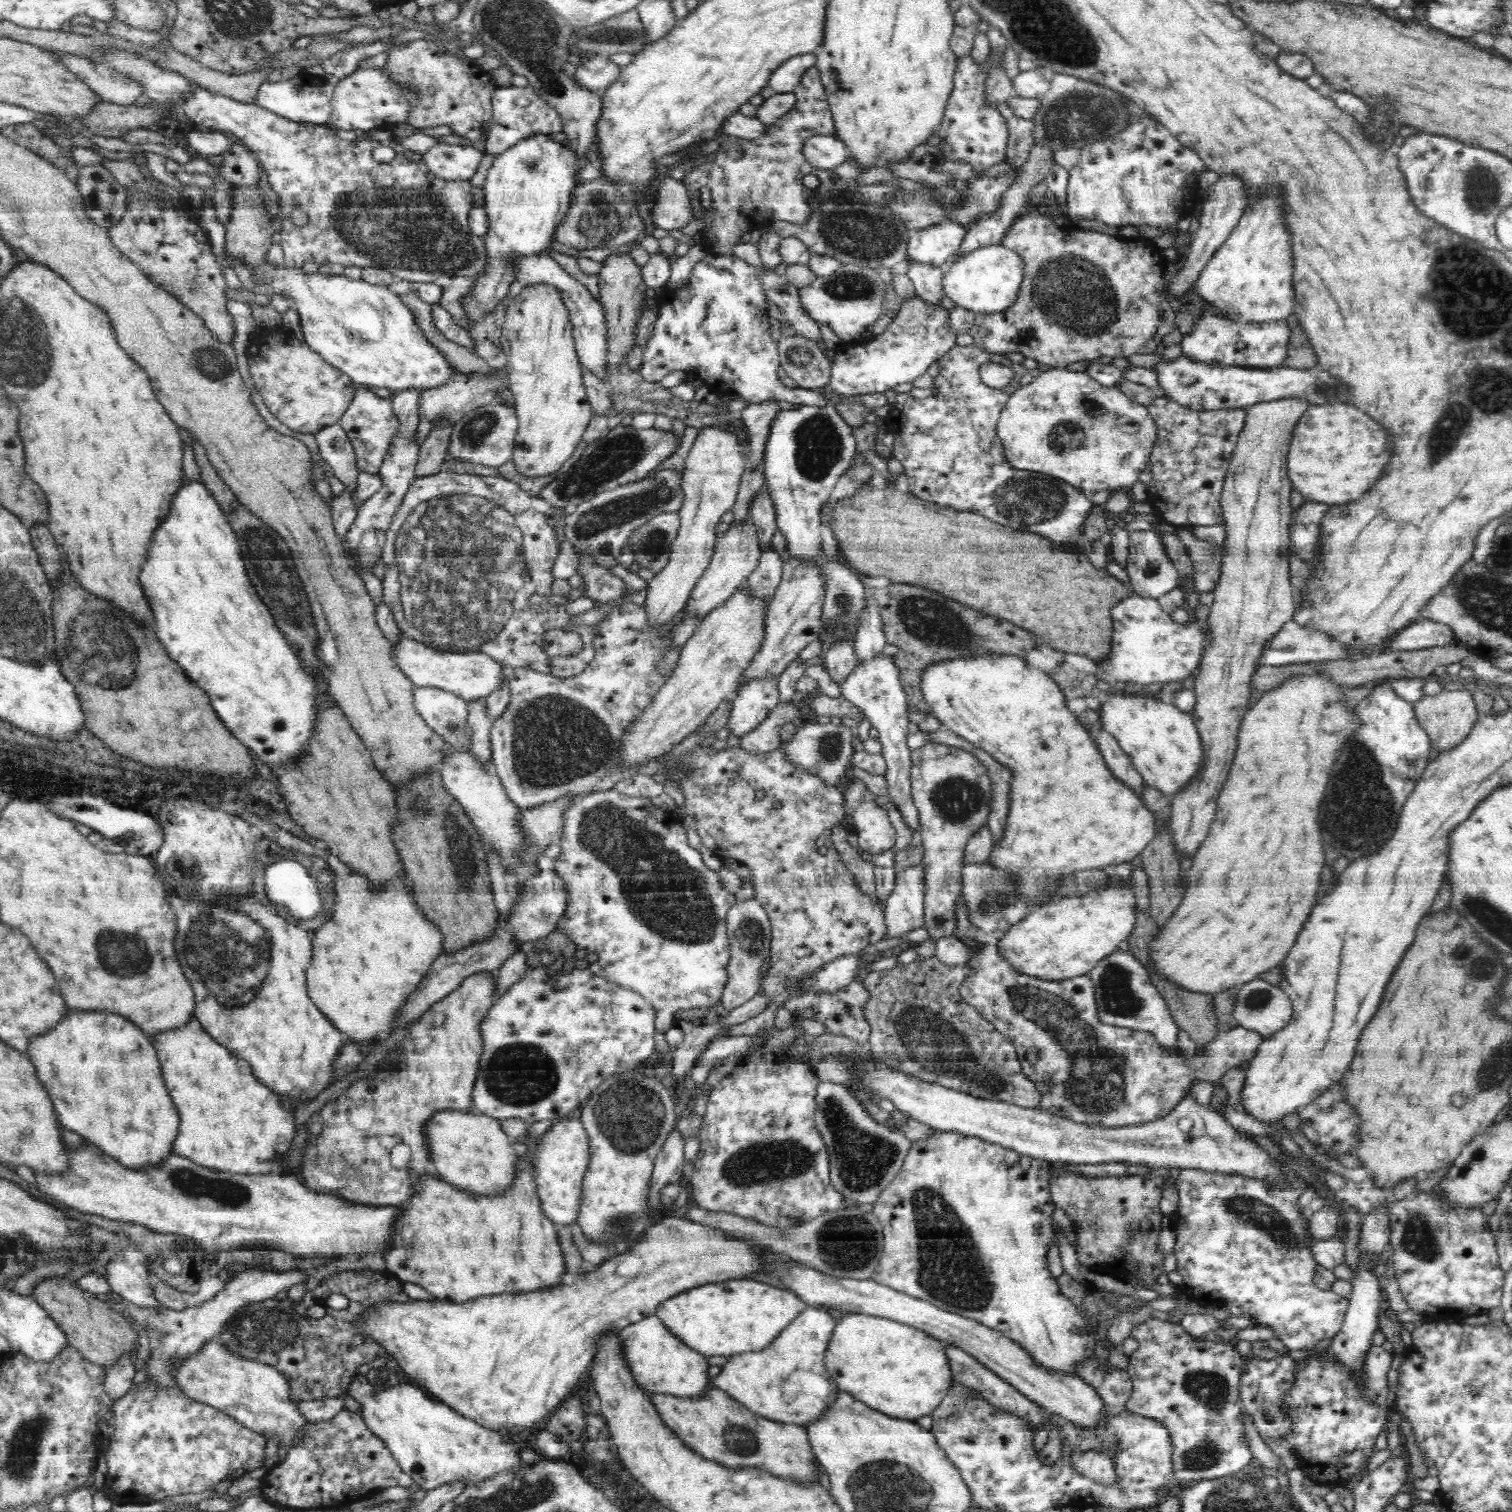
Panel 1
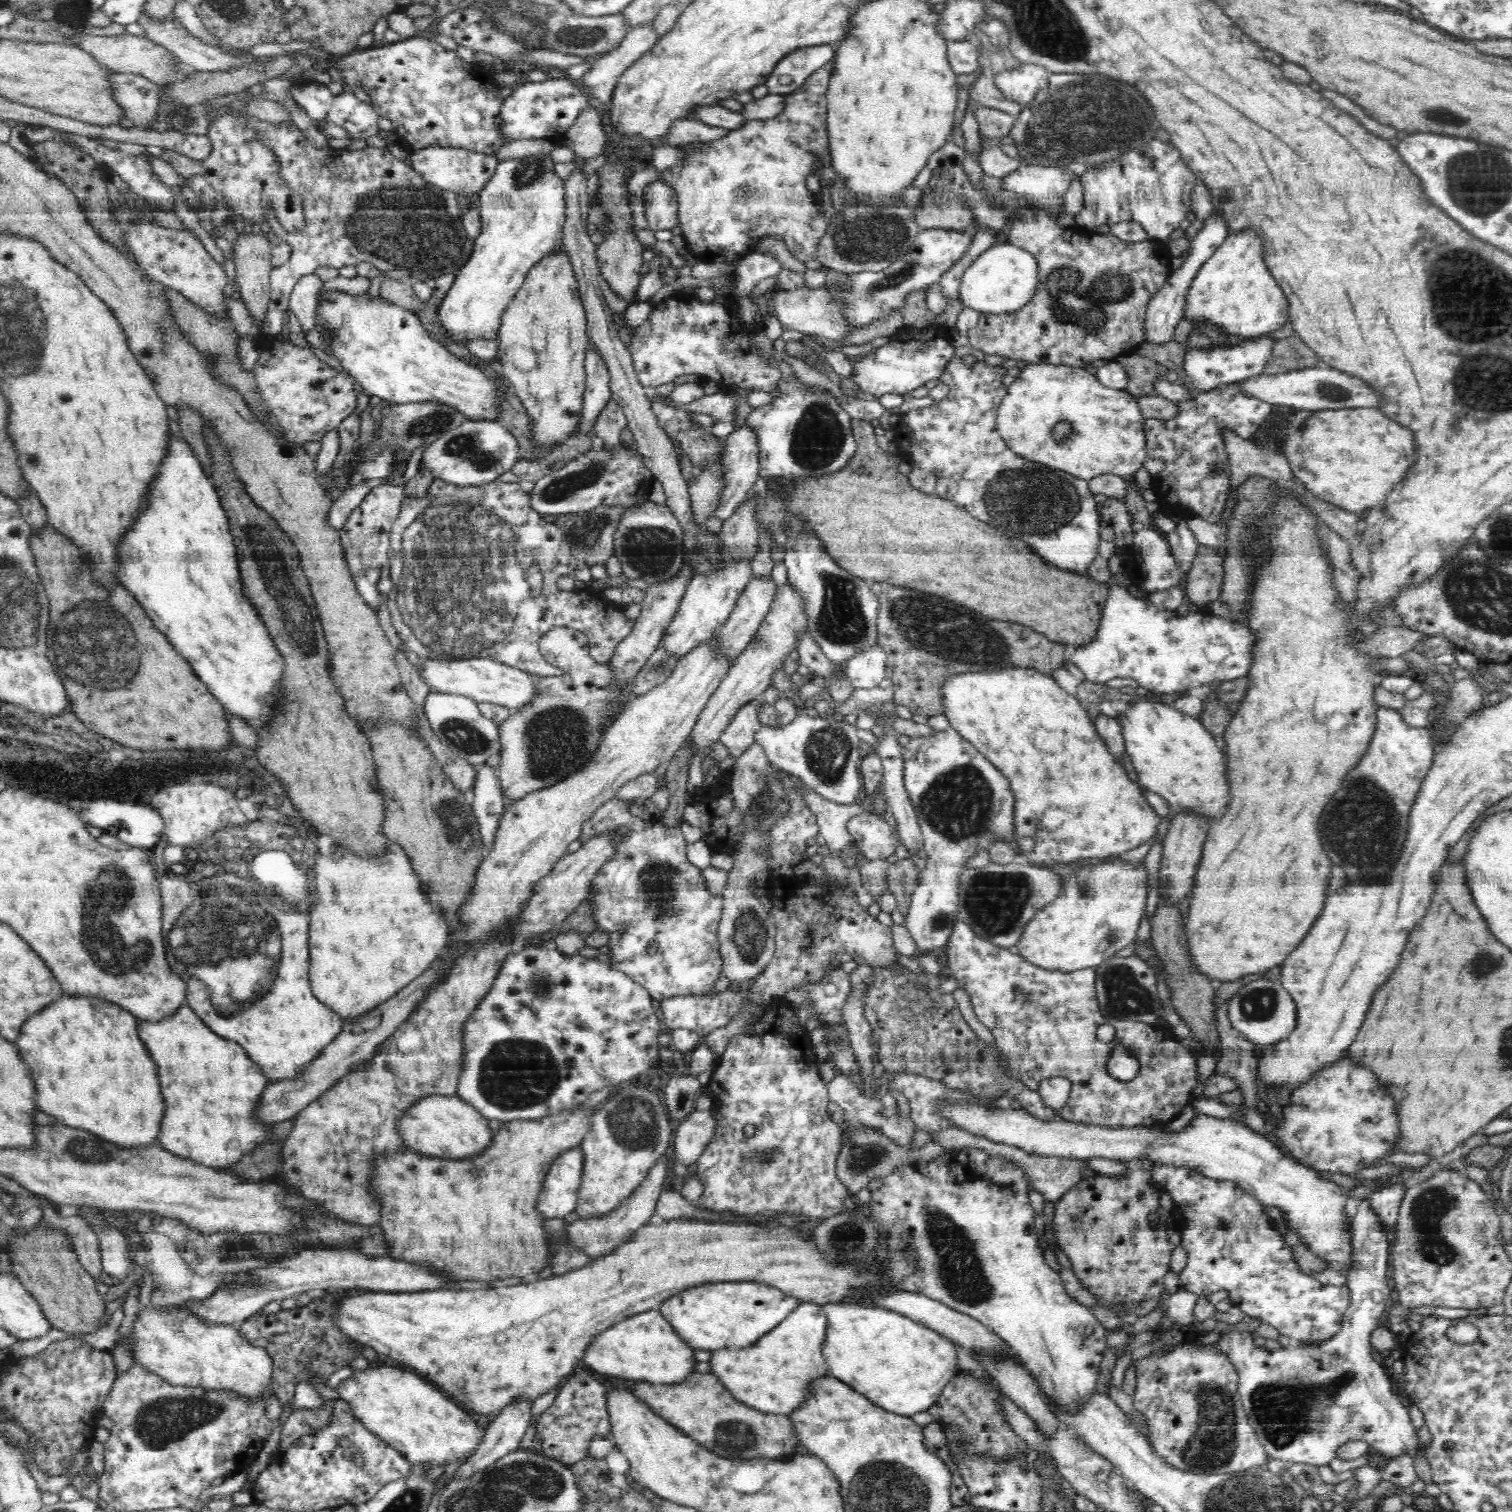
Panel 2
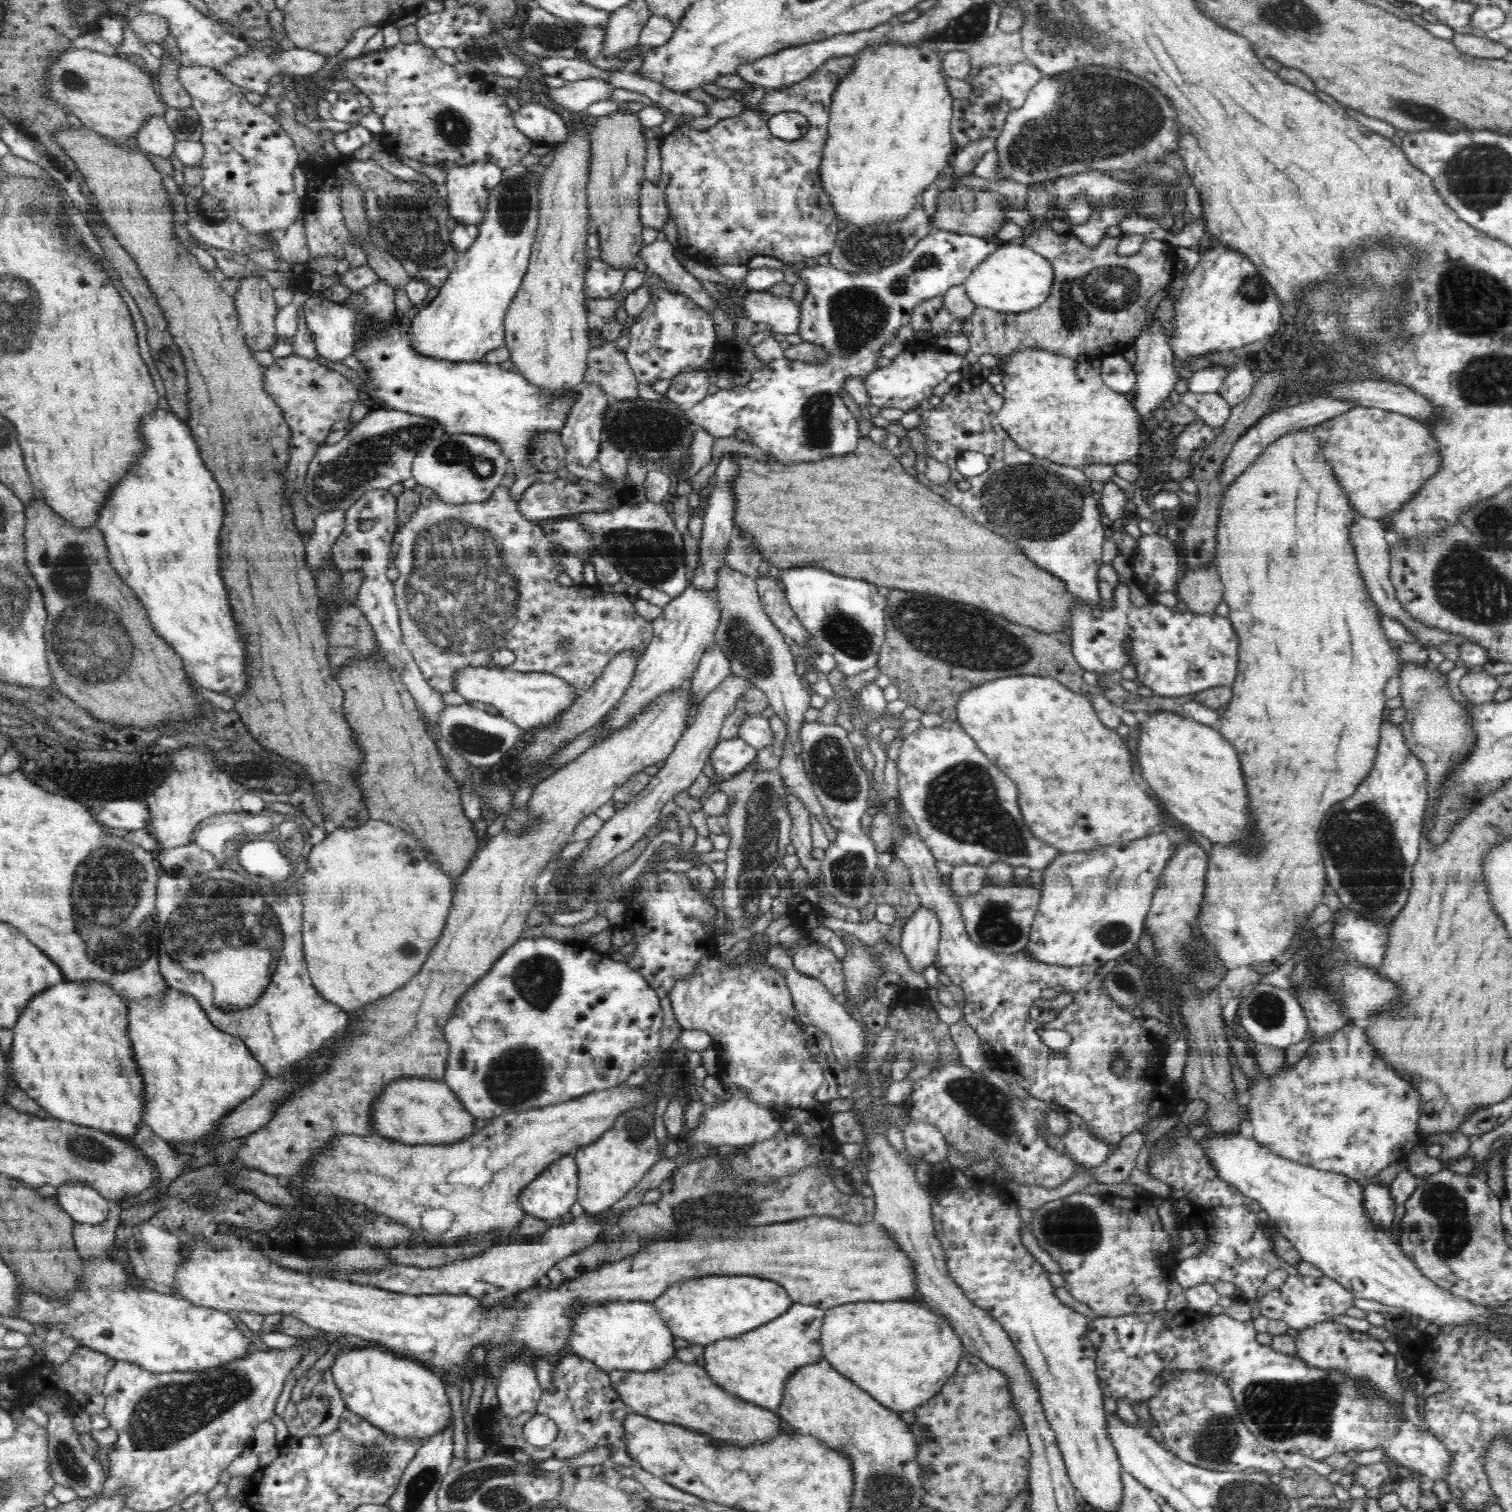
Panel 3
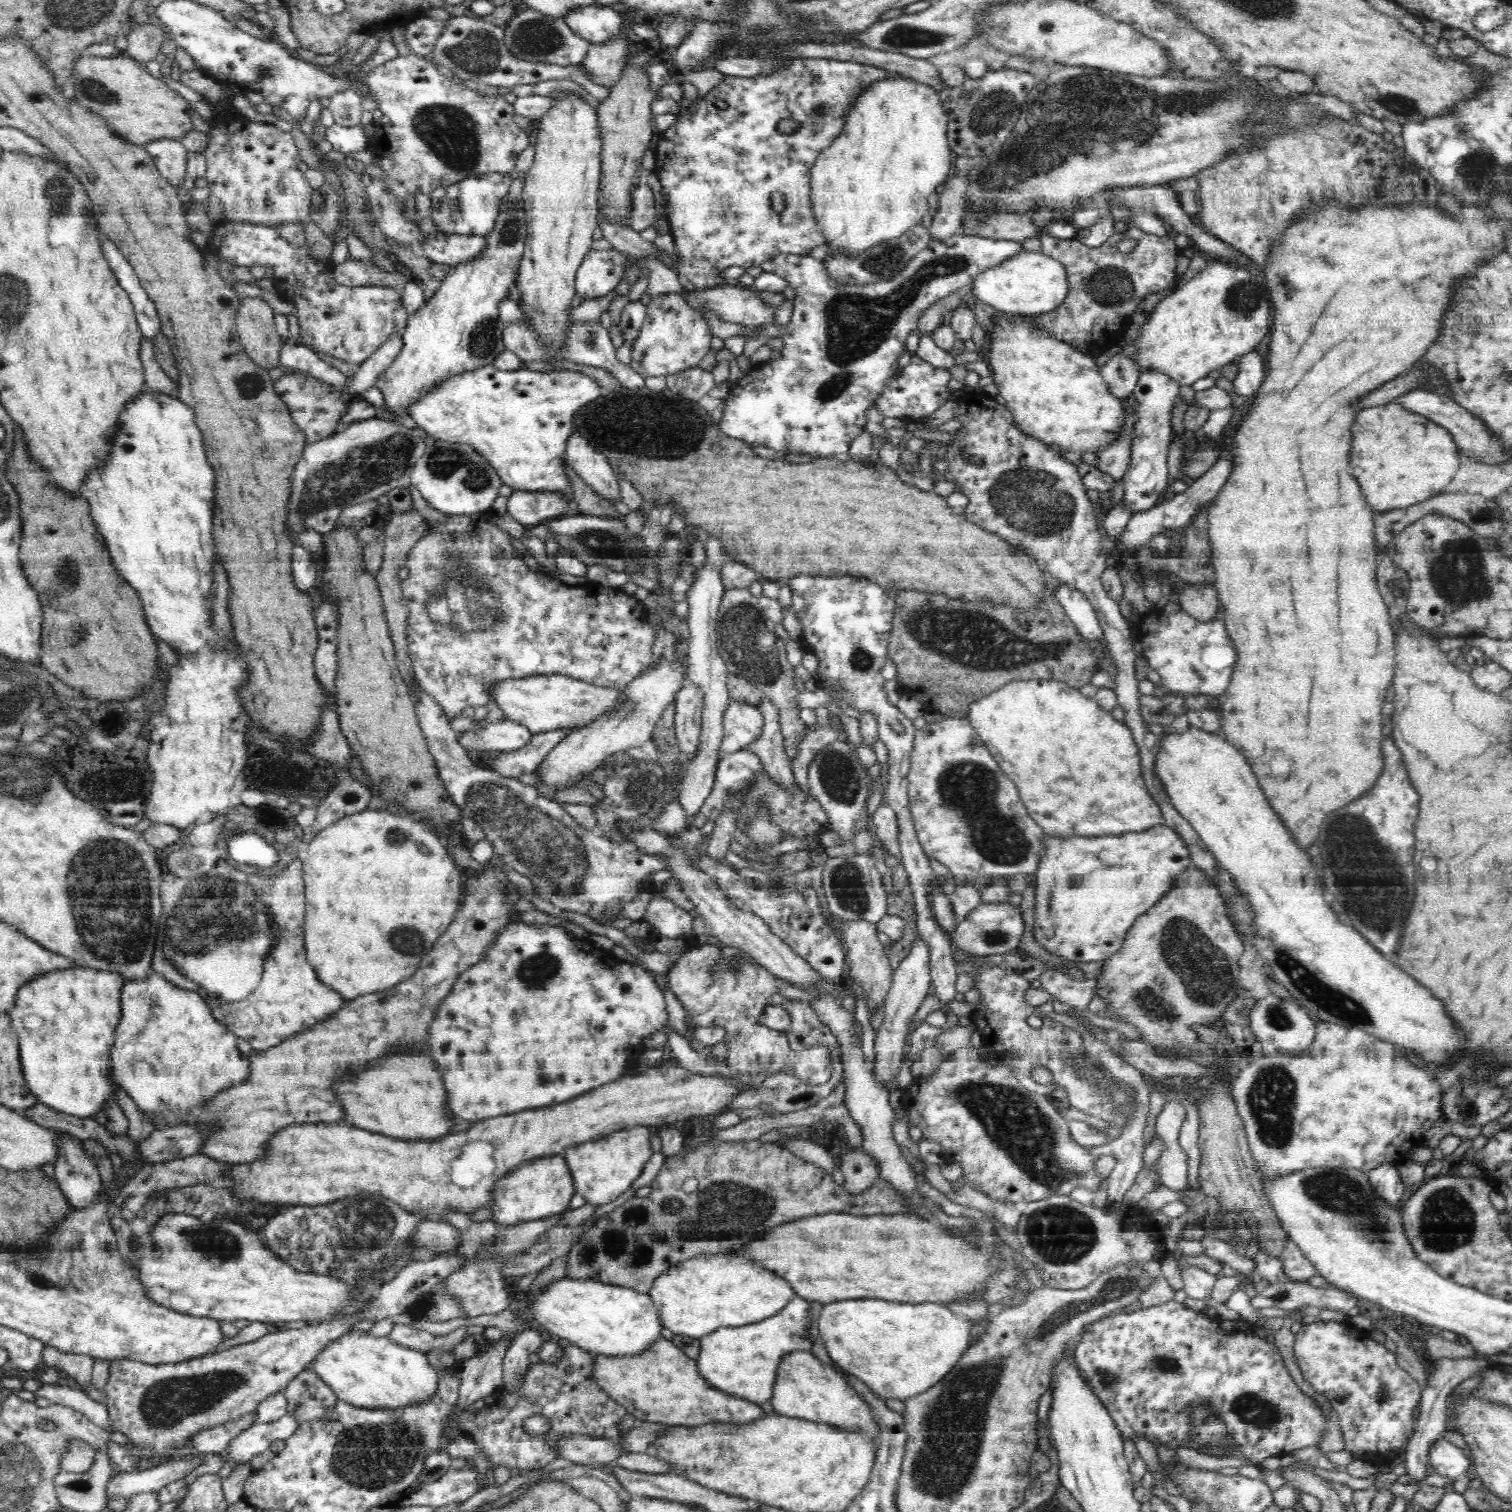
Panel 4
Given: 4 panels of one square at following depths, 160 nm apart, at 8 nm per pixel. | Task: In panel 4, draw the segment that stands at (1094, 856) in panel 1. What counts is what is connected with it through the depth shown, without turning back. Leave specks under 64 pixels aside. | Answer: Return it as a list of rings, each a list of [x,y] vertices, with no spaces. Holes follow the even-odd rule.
[[[1027,680],[1014,681],[1007,685],[1001,686],[998,690],[975,700],[969,706],[967,719],[975,729],[975,733],[980,737],[984,746],[992,753],[992,756],[999,763],[999,767],[1018,788],[1022,804],[1026,807],[1028,814],[1032,820],[1043,828],[1047,835],[1061,835],[1061,838],[1069,838],[1070,836],[1100,836],[1104,834],[1124,834],[1126,832],[1140,832],[1152,828],[1152,826],[1163,824],[1163,814],[1161,808],[1152,800],[1144,788],[1144,780],[1142,780],[1143,771],[1141,770],[1141,760],[1135,738],[1131,733],[1128,725],[1123,721],[1118,721],[1112,717],[1112,714],[1104,710],[1102,706],[1098,706],[1094,698],[1086,697],[1072,688],[1065,682],[1051,680]]]

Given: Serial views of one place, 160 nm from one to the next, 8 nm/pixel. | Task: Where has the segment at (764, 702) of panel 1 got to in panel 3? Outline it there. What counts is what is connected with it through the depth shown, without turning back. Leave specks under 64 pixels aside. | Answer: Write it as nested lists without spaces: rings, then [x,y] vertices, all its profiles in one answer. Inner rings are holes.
[[[738,737],[720,741],[709,758],[715,774],[721,778],[721,781],[715,784],[717,788],[722,781],[742,772],[756,758],[757,750]]]

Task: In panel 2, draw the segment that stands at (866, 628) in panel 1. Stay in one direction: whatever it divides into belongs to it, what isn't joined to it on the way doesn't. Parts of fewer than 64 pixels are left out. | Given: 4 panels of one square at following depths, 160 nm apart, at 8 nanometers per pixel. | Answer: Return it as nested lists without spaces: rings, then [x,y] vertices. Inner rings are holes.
[[[876,643],[872,648],[864,649],[863,652],[858,653],[854,657],[850,657],[846,664],[844,664],[844,671],[852,685],[854,685],[854,688],[868,689],[881,686],[880,682],[885,678],[886,665],[886,653],[884,653],[884,649],[880,648],[880,645]]]

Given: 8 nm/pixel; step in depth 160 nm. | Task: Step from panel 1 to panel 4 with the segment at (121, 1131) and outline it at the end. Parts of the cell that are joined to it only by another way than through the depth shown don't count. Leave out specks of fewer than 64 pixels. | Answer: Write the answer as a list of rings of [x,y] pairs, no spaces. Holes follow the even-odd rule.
[[[72,968],[52,970],[22,986],[9,1015],[19,1038],[23,1077],[32,1094],[36,1095],[37,1102],[70,1116],[93,1119],[96,1118],[95,1114],[104,1110],[108,1100],[114,1100],[112,1081],[108,1075],[112,1066],[110,1050],[114,1030],[120,1022],[120,992],[126,981],[114,971]]]

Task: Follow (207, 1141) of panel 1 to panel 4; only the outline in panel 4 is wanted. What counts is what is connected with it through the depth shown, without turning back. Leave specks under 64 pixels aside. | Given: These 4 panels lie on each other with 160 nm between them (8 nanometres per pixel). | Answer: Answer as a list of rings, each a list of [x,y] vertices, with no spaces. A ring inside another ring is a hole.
[[[150,968],[148,979],[144,980],[132,980],[129,979],[125,982],[124,987],[120,992],[120,1004],[121,1004],[121,1016],[120,1016],[120,1024],[118,1024],[118,1028],[116,1028],[116,1042],[114,1042],[111,1052],[112,1070],[114,1070],[114,1076],[112,1076],[119,1084],[122,1089],[124,1089],[130,1098],[134,1100],[134,1102],[139,1106],[140,1110],[143,1110],[146,1114],[151,1114],[152,1122],[156,1123],[156,1126],[178,1126],[178,1124],[184,1124],[184,1122],[188,1122],[188,1118],[192,1118],[192,1110],[196,1110],[198,1106],[201,1106],[202,1103],[208,1102],[210,1098],[214,1094],[218,1094],[220,1090],[228,1090],[230,1086],[236,1086],[237,1083],[244,1082],[246,1078],[248,1078],[249,1074],[249,1062],[248,1057],[250,1056],[252,1049],[249,1045],[249,1042],[236,1036],[233,1032],[228,1030],[227,1026],[224,1024],[220,1024],[220,1022],[216,1022],[216,1018],[211,1013],[210,1006],[206,1004],[206,1000],[204,996],[198,996],[196,992],[188,992],[188,990],[184,990],[170,982],[166,981],[164,977],[160,974],[156,974],[152,968]],[[162,1058],[164,1058],[164,1076],[162,1078],[158,1078],[158,1074],[160,1074],[160,1068],[162,1068]],[[138,1062],[146,1062],[146,1064],[150,1064],[150,1068],[154,1068],[154,1078],[150,1078],[150,1080],[140,1080],[138,1078],[138,1074],[136,1074],[136,1070],[138,1070],[138,1066],[134,1066],[134,1064],[138,1064]]]

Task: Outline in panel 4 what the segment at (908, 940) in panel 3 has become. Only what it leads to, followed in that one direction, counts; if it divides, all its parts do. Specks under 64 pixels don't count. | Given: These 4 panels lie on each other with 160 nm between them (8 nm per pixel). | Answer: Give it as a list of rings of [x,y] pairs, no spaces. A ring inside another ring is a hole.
[[[920,937],[914,940],[910,954],[900,963],[899,967],[894,970],[893,982],[890,990],[884,999],[884,1020],[881,1024],[877,1035],[875,1036],[875,1065],[872,1068],[874,1079],[878,1085],[890,1090],[888,1085],[897,1077],[900,1070],[900,1064],[907,1054],[910,1032],[918,1024],[910,1023],[912,1016],[924,1002],[926,994],[931,986],[931,966],[929,963],[930,950],[928,944]]]

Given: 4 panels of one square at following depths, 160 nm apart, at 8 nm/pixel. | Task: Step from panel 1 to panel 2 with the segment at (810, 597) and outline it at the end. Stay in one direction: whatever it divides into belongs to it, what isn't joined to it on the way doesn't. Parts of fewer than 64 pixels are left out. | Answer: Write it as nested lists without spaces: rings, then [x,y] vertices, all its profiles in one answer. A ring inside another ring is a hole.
[[[786,584],[779,588],[770,610],[766,613],[760,628],[757,630],[757,639],[749,645],[733,660],[728,672],[724,674],[722,682],[718,684],[716,692],[710,696],[708,704],[700,714],[690,740],[696,746],[696,752],[700,748],[709,750],[708,744],[716,742],[720,733],[731,723],[747,702],[761,697],[763,692],[770,687],[770,678],[776,672],[778,666],[783,666],[789,658],[792,650],[797,650],[798,640],[802,634],[808,633],[806,629],[808,617],[804,614],[804,597],[792,585]]]

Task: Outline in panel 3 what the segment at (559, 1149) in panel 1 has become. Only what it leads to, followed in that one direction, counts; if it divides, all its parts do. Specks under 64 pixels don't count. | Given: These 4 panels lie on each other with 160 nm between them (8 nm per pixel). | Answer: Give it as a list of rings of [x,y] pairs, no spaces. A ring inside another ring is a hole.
[[[574,1154],[564,1155],[552,1162],[546,1170],[540,1172],[526,1186],[525,1190],[517,1196],[520,1201],[520,1208],[533,1217],[544,1219],[545,1221],[556,1220],[563,1214],[570,1212],[572,1205],[578,1200],[578,1169]]]

